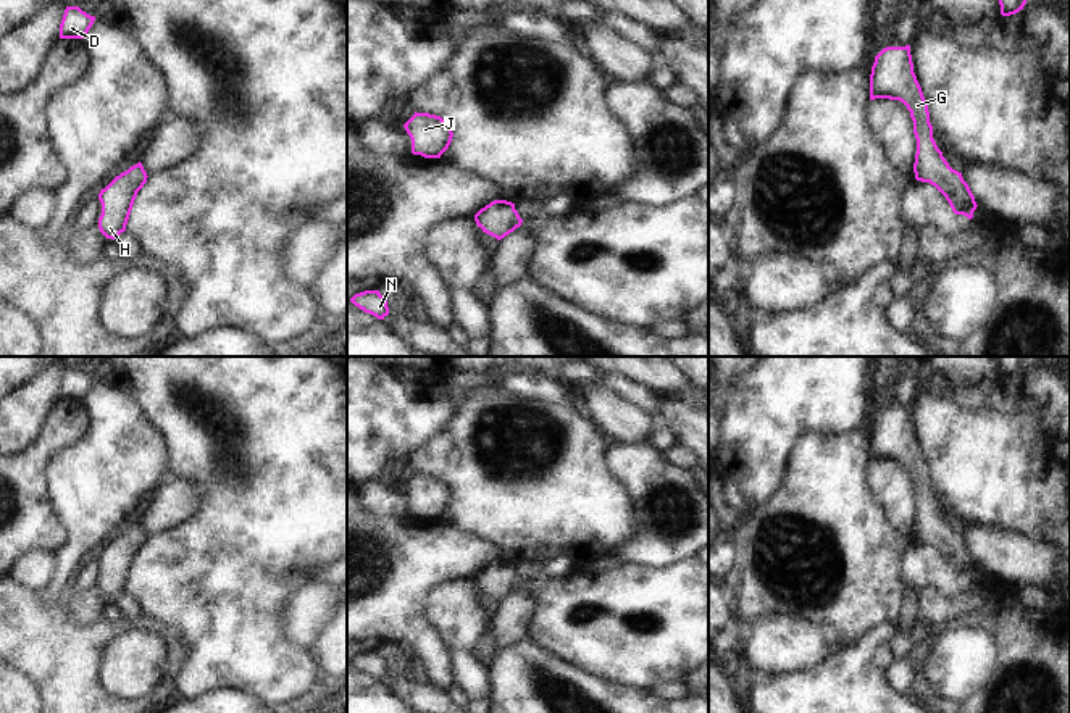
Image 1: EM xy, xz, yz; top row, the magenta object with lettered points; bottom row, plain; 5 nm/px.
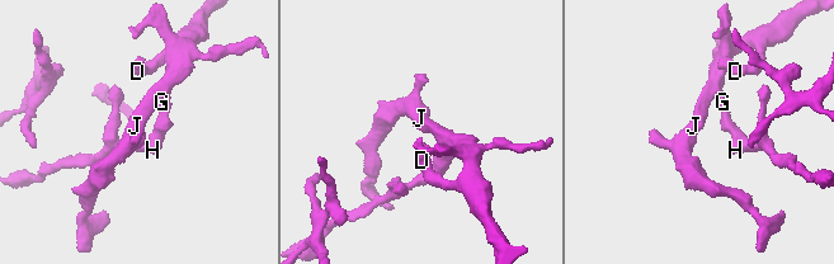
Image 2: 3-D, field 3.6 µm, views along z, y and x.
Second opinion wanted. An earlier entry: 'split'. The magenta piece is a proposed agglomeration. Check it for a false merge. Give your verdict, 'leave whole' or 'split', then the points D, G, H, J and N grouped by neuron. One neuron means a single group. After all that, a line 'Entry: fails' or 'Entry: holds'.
leave whole; D G H J N
Entry: fails

